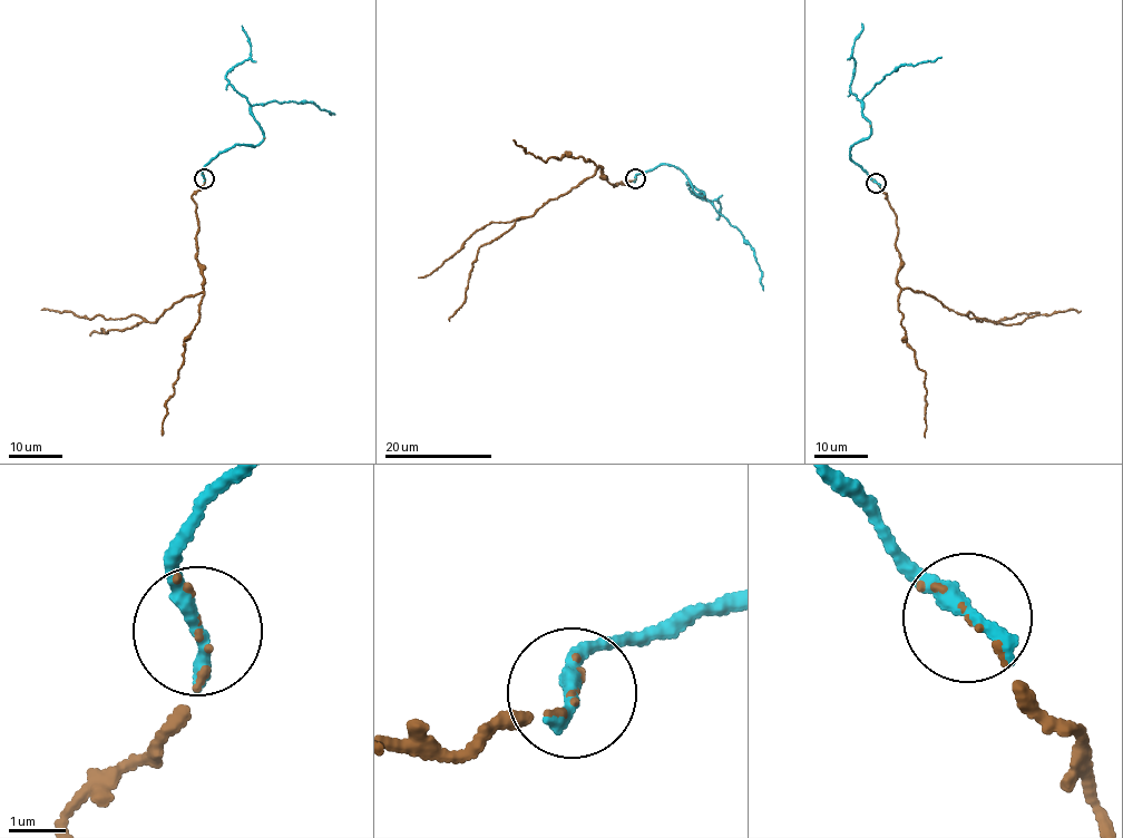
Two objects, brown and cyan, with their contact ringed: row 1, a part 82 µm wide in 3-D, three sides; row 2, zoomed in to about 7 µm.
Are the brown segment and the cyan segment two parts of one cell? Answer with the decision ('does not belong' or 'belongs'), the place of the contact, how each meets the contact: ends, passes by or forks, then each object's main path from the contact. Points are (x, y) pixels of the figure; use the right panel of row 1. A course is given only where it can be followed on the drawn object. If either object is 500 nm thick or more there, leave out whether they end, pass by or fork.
belongs | (876, 183) | brown passes by | cyan ends | brown via (876, 183), (896, 214), (901, 262), (897, 283), (955, 312), (969, 311), (978, 321), (1040, 313) | cyan via (876, 183), (849, 155), (853, 145), (869, 136), (862, 99), (904, 65), (941, 57)

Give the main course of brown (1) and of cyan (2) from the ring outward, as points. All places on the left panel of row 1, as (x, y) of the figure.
1: (204, 178), (192, 196), (203, 291), (172, 303), (153, 322), (136, 314), (91, 319), (41, 309)
2: (204, 178), (205, 165), (221, 152), (262, 139), (253, 105), (274, 100), (313, 103), (334, 114)

